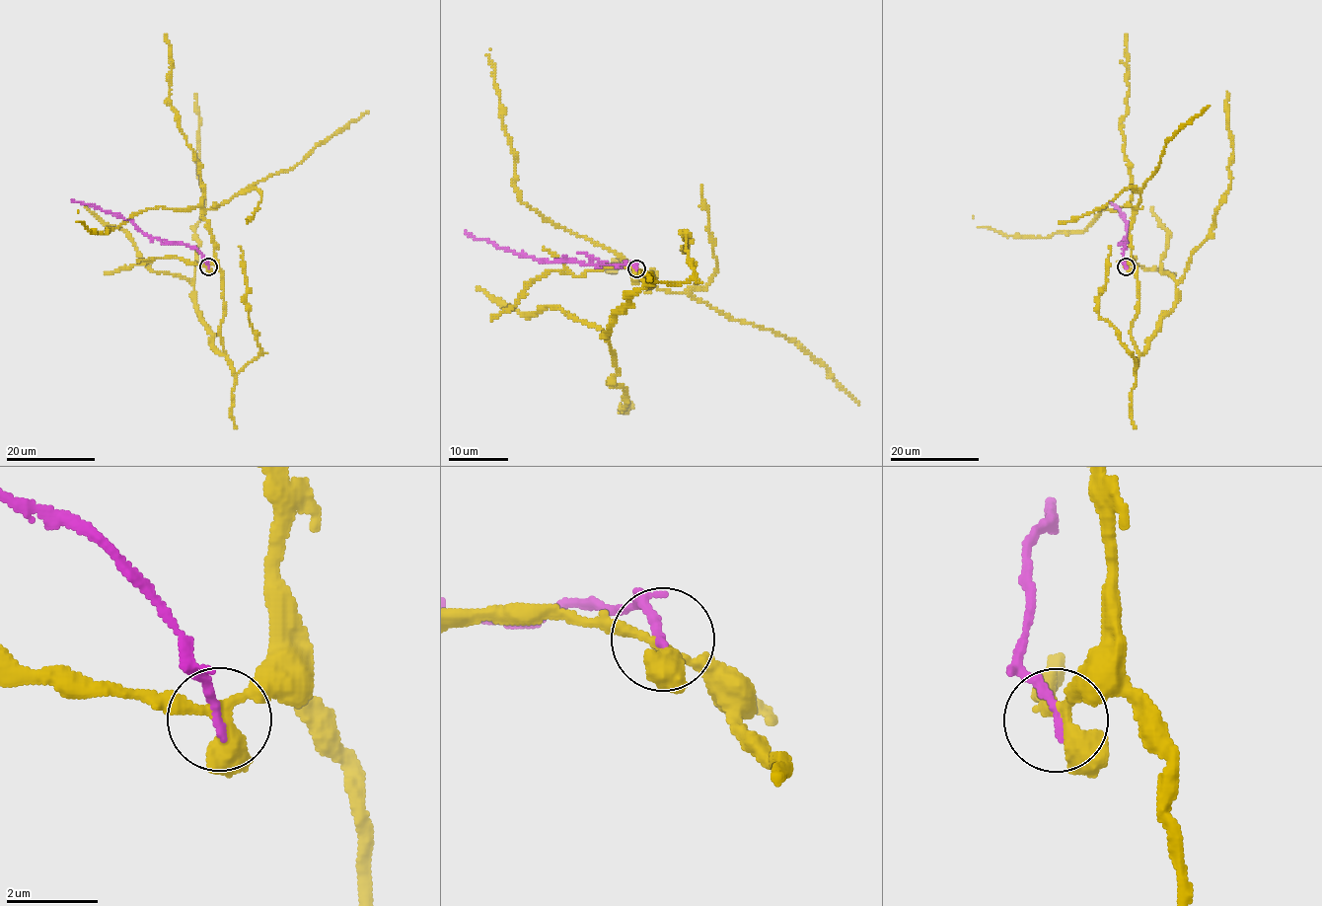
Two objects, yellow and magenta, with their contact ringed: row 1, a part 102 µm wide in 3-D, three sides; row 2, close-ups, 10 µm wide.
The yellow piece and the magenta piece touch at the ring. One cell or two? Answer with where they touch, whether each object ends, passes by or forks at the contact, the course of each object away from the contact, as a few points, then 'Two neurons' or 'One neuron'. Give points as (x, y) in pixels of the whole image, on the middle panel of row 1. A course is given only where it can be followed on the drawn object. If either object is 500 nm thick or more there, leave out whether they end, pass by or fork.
Place: (636, 268). At the ring yellow forks. At the ring magenta ends. Course of yellow: (635, 267), (650, 284), (641, 274), (607, 329), (611, 380), (628, 405). Course of magenta: (635, 267), (632, 264), (599, 265), (560, 260), (540, 262), (500, 249), (486, 240), (475, 239), (465, 231). Two neurons

